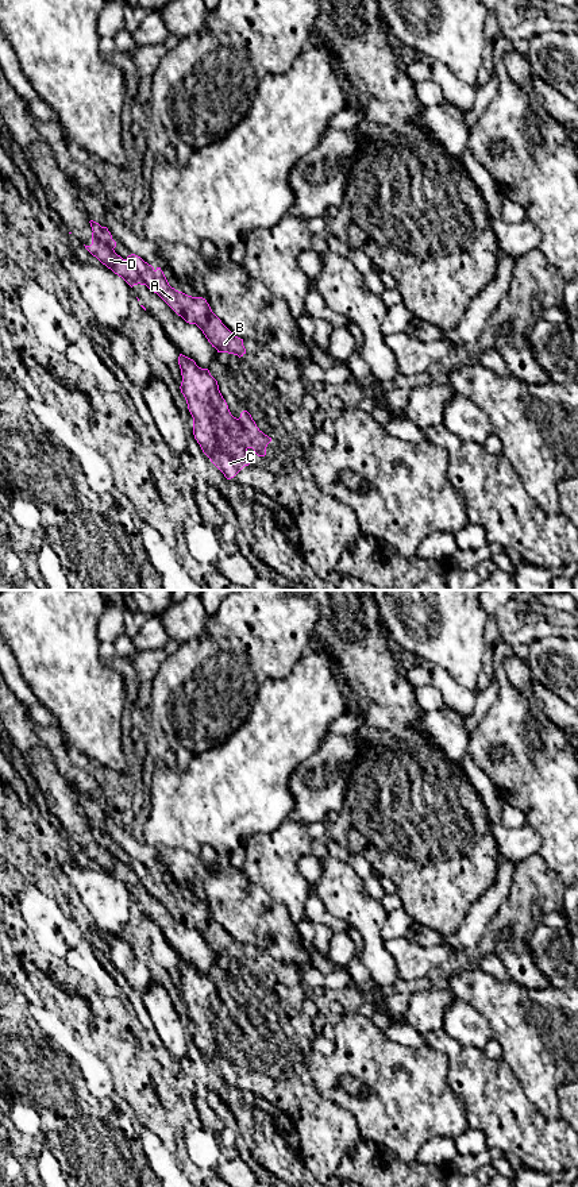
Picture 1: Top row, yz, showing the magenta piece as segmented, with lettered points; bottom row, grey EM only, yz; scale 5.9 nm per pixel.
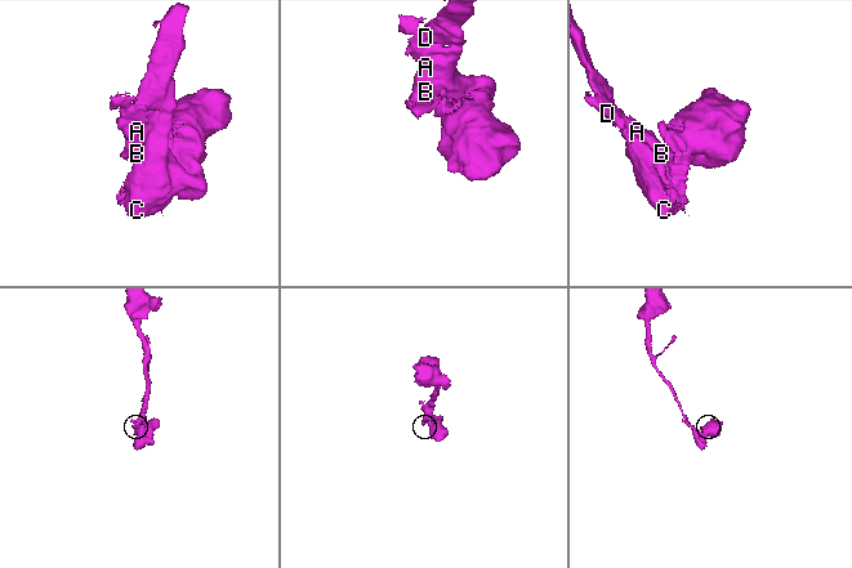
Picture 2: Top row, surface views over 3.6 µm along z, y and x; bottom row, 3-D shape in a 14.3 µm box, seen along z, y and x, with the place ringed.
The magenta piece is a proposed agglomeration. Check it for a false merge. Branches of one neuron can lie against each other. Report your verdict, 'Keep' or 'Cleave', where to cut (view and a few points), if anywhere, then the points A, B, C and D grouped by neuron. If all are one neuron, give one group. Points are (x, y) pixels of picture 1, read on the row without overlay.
Cleave. Split along yz (126, 864), (153, 895). Groups: A B C / D

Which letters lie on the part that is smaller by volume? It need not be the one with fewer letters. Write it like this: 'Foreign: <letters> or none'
Foreign: D

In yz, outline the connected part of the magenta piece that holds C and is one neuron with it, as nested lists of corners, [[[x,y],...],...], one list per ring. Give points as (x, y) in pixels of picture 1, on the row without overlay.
[[[182,959],[178,970],[182,980],[180,994],[193,1022],[194,1044],[211,1067],[231,1084],[250,1070],[247,1055],[265,1061],[271,1043],[257,1032],[247,1015],[239,1024],[231,1020],[208,974],[199,972]]]

